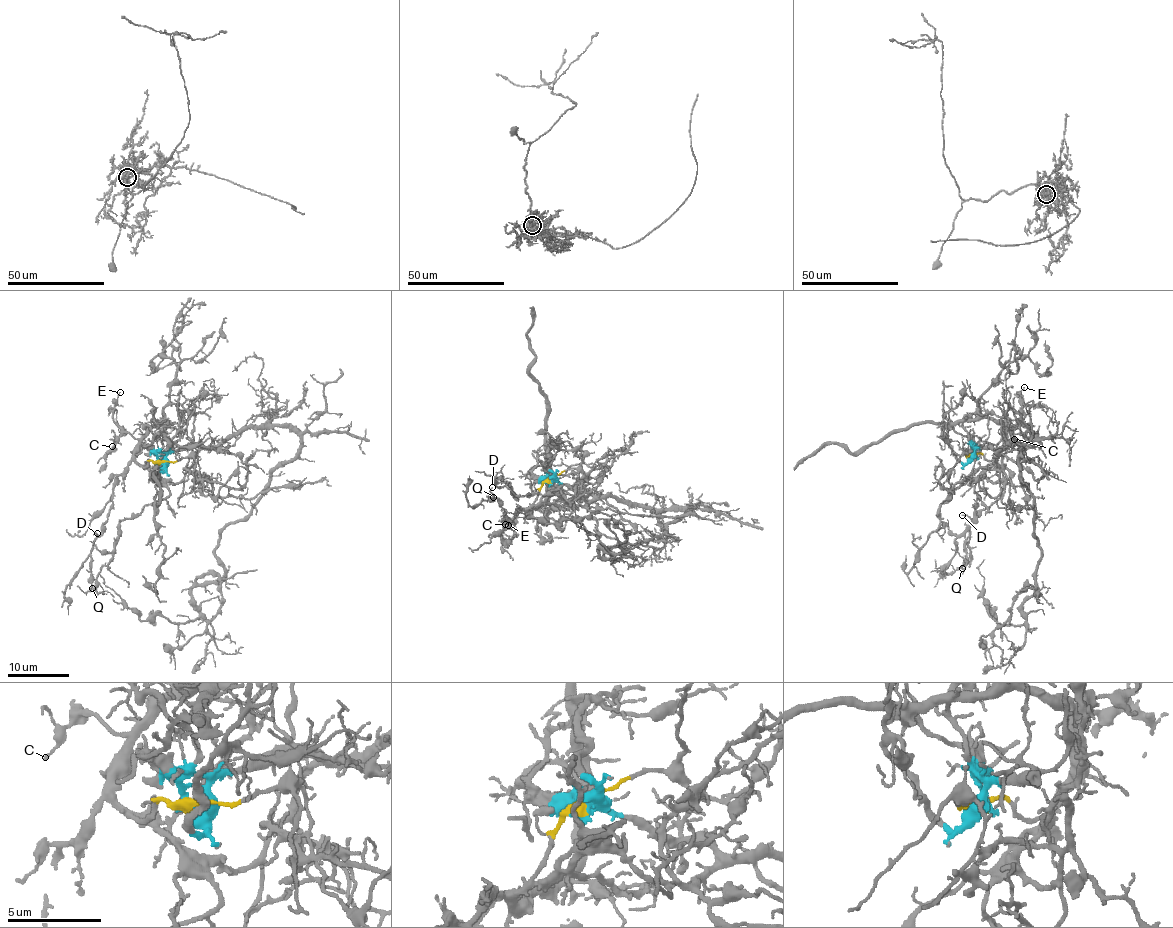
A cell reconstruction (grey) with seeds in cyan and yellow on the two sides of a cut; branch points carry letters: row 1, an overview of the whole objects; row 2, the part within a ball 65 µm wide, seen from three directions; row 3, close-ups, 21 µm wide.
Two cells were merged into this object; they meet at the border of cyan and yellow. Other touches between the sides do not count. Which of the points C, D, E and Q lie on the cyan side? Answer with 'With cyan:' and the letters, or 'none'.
With cyan: none

